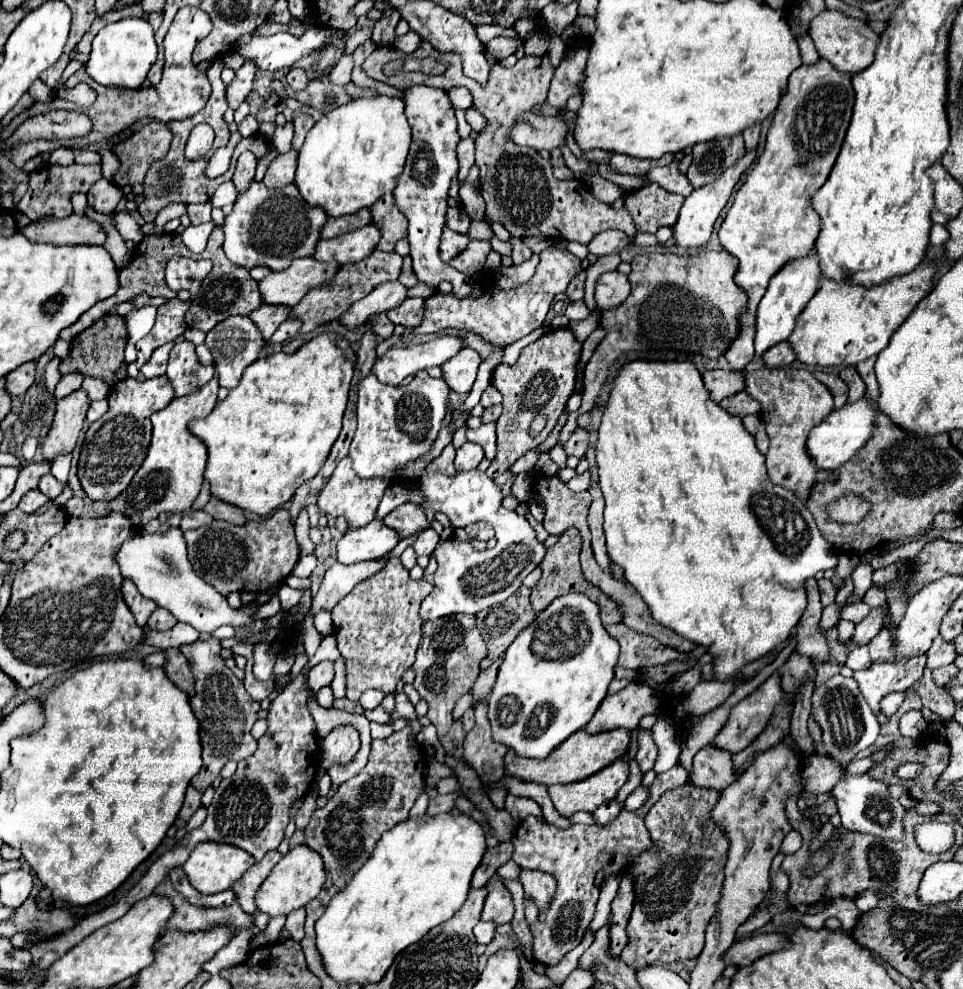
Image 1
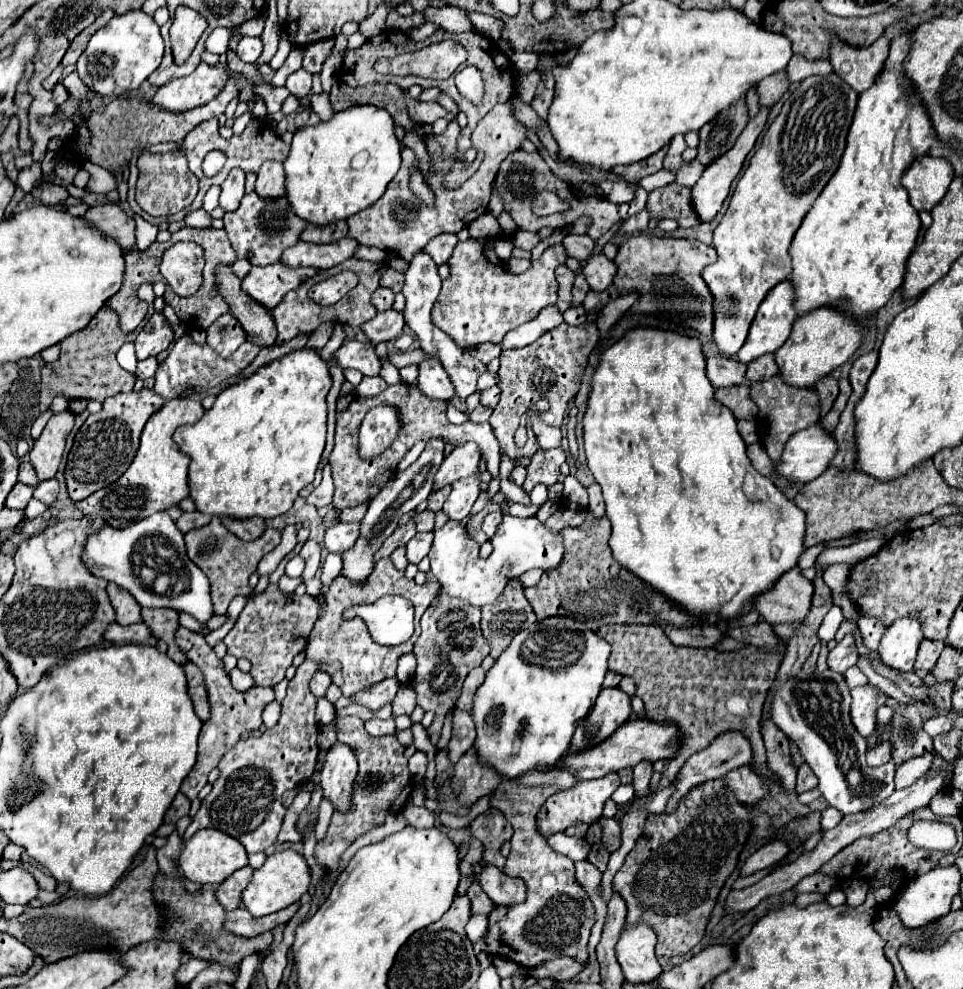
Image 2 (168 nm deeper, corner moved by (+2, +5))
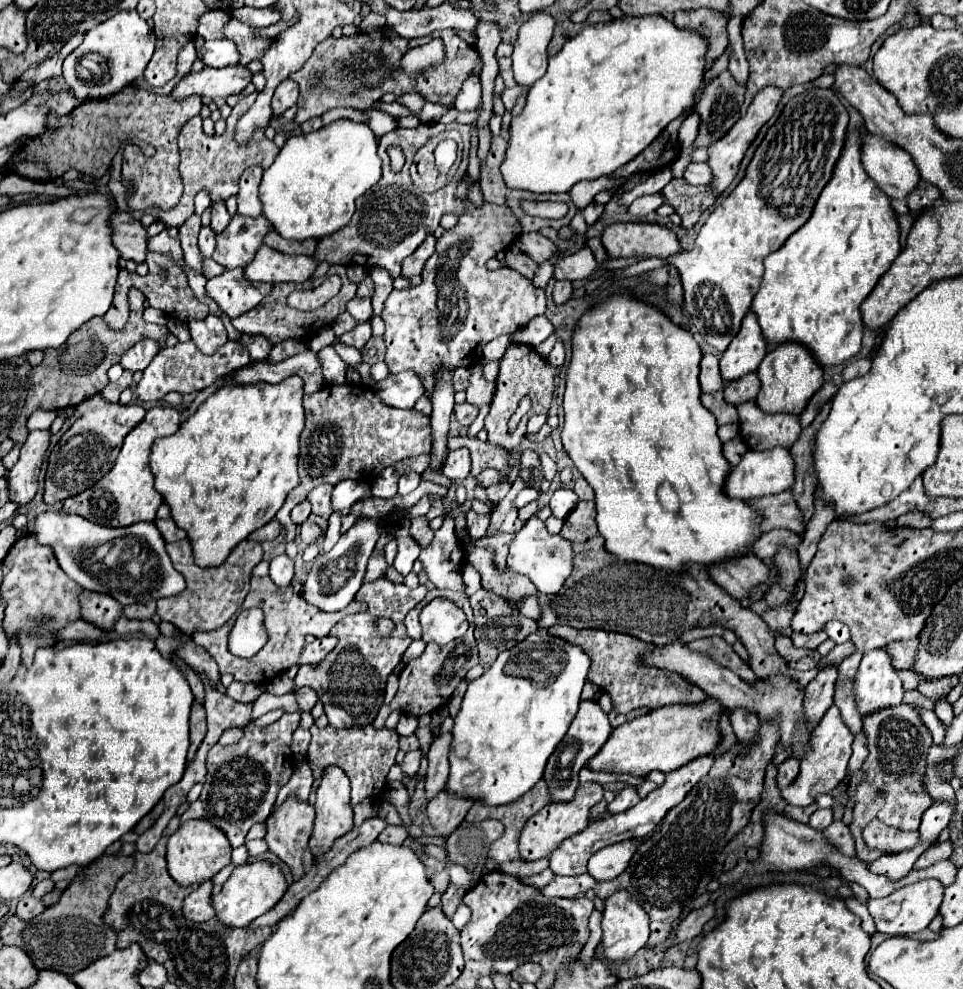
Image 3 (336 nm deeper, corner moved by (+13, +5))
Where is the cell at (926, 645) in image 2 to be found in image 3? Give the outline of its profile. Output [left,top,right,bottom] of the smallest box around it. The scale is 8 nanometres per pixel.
[886,639,918,669]

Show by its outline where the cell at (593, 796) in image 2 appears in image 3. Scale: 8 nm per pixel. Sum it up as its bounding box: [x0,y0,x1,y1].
[520,783,604,861]

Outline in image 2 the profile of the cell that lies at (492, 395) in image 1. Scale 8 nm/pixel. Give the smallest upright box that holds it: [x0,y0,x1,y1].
[481,387,501,409]

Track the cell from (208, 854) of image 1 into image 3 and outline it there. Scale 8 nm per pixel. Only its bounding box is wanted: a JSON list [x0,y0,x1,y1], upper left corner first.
[166,821,232,885]

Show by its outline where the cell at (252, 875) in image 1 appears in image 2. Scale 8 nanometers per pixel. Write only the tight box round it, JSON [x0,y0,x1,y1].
[215,867,253,911]

